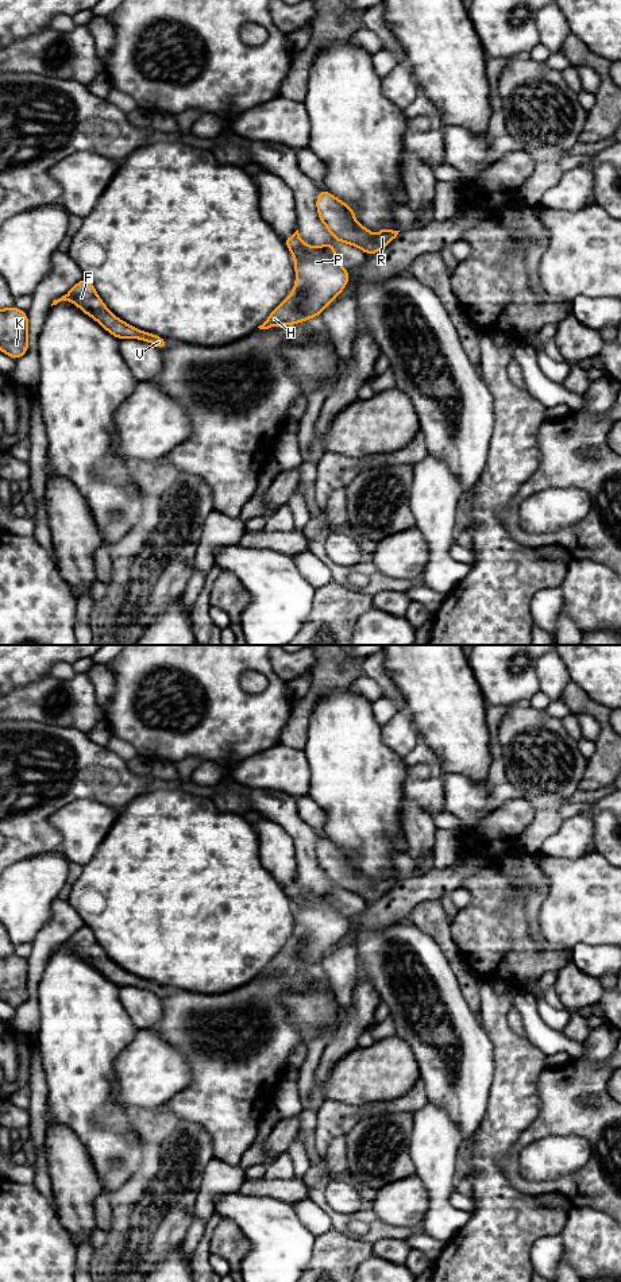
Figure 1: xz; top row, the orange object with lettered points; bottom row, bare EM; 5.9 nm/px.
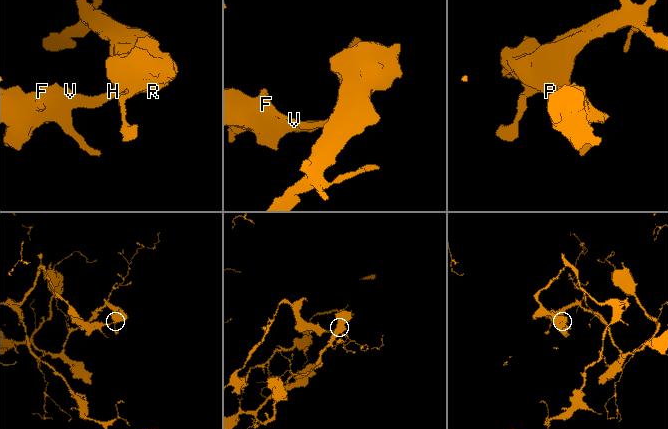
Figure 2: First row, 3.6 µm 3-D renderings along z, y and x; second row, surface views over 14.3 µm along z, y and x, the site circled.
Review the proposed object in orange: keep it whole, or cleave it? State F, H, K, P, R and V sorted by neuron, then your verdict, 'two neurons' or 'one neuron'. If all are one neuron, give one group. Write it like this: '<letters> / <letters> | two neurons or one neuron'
F H K V / P R | two neurons

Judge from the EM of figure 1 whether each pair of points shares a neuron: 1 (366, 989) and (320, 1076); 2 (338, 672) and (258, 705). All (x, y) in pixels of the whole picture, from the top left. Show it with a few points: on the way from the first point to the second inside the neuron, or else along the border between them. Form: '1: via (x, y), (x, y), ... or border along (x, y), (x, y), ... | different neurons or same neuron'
1: via (362, 1011), (332, 1054) | same neuron
2: border along (293, 706), (280, 736) | different neurons

